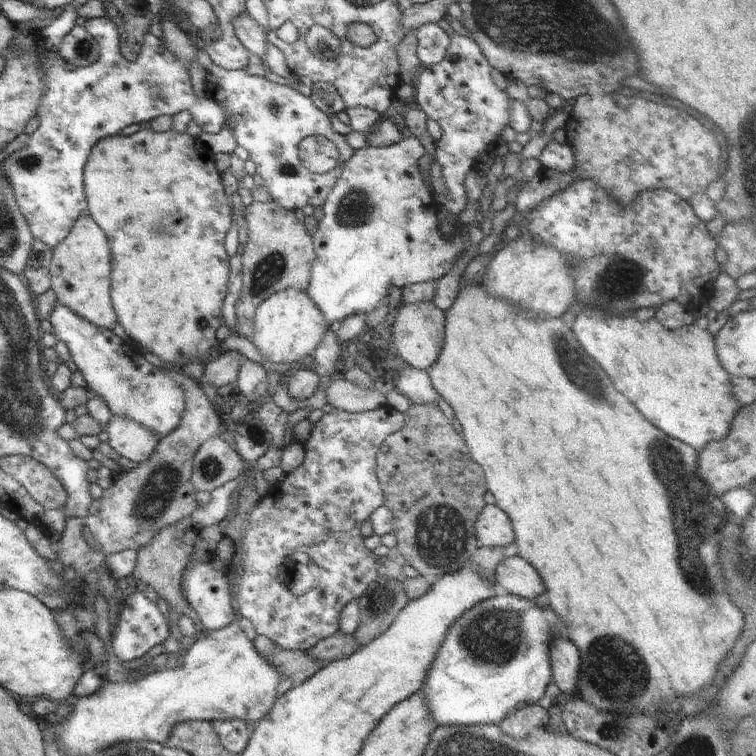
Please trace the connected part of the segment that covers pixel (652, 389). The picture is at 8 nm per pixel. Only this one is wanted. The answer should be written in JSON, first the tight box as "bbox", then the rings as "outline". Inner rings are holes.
{"bbox":[573,306,742,451],"outline":[[[586,306],[576,315],[573,338],[656,428],[696,451],[728,436],[742,404],[730,394],[730,374],[720,364],[716,340],[707,330],[693,322],[670,332],[654,317],[640,322],[631,314],[612,316]]]}

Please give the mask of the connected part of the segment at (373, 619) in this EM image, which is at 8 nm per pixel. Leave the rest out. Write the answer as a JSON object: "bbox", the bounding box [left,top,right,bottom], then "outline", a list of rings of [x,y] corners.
{"bbox":[354,574,410,645],"outline":[[[378,574],[378,578],[358,599],[360,624],[354,636],[360,645],[368,644],[382,632],[386,632],[408,602],[410,598],[401,578]]]}

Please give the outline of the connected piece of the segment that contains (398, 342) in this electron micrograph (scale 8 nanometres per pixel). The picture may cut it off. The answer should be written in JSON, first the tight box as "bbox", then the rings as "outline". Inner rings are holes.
{"bbox":[392,302,446,371],"outline":[[[412,302],[401,304],[392,326],[392,339],[398,356],[410,367],[428,371],[436,364],[444,346],[446,330],[445,312],[433,302]]]}

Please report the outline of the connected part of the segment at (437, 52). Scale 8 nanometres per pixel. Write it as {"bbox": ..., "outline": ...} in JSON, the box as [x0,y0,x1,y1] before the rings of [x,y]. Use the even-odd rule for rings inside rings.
{"bbox":[416,23,450,68],"outline":[[[437,23],[422,24],[417,31],[418,46],[416,51],[421,66],[428,68],[428,66],[434,66],[441,62],[450,47],[448,34]]]}

